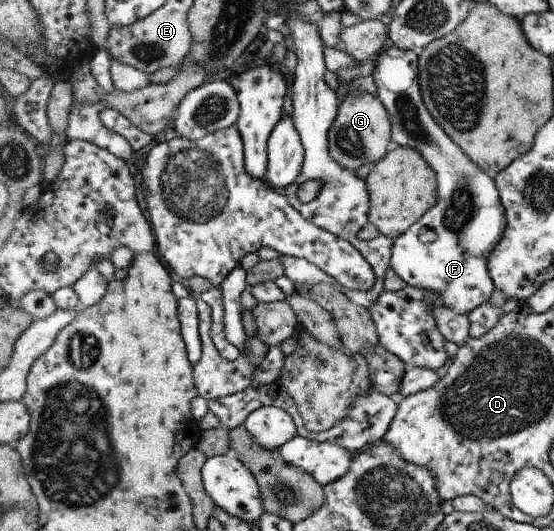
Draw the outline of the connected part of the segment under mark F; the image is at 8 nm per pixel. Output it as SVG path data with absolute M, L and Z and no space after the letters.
M391 45L374 58L375 67L371 76L376 80L376 97L387 107L391 117L392 141L403 147L417 149L424 155L425 161L437 173L439 198L447 199L451 205L447 209L429 209L429 213L425 212L425 217L421 216L421 221L417 220L403 236L394 239L392 267L408 286L435 291L441 295L445 307L453 309L459 315L468 315L473 309L489 302L496 288L488 263L493 249L504 237L508 218L495 179L485 173L471 157L467 157L429 113L420 90L419 59L419 54L413 50L403 50Z

